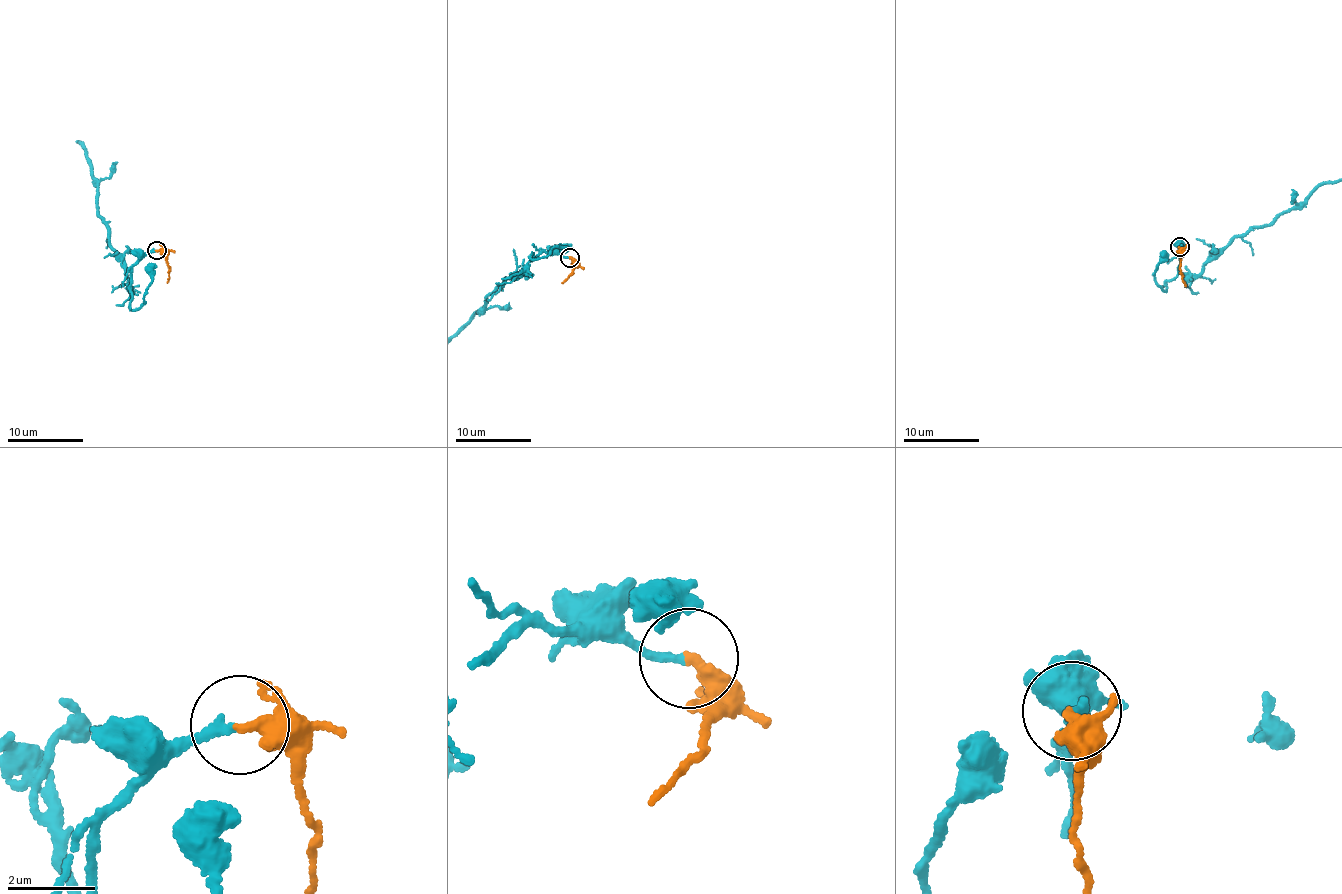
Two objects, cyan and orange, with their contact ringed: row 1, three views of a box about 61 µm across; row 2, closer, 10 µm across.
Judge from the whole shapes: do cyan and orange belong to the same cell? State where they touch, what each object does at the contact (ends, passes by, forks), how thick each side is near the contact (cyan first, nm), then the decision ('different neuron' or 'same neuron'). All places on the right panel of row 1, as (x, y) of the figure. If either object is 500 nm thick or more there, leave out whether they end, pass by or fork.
(1179, 247) | cyan ends | orange passes by | 200/240 nm | same neuron

